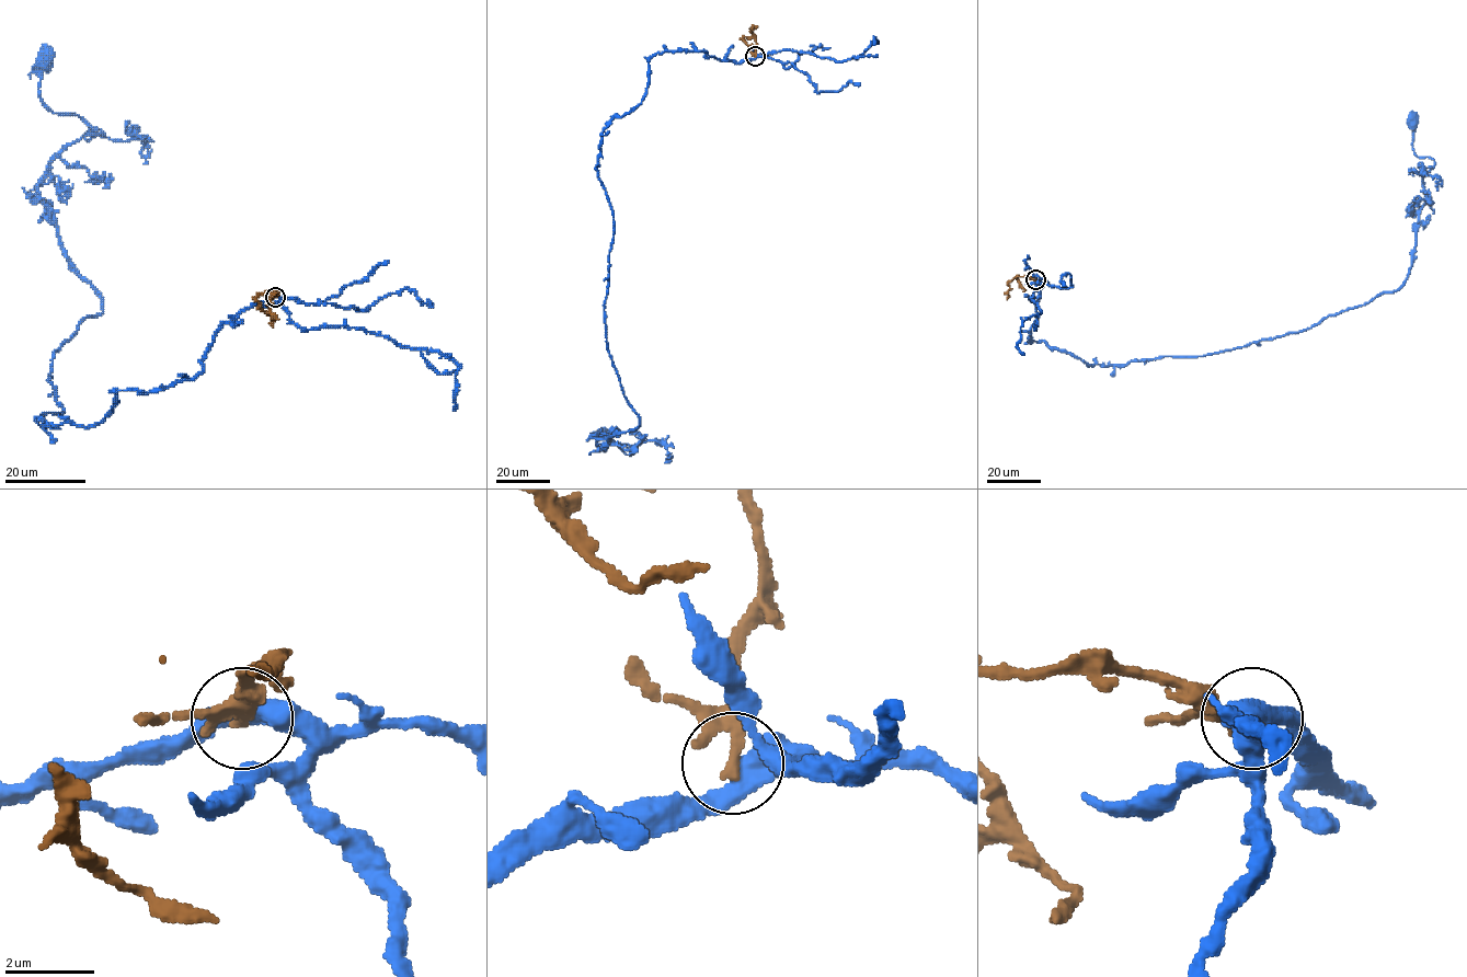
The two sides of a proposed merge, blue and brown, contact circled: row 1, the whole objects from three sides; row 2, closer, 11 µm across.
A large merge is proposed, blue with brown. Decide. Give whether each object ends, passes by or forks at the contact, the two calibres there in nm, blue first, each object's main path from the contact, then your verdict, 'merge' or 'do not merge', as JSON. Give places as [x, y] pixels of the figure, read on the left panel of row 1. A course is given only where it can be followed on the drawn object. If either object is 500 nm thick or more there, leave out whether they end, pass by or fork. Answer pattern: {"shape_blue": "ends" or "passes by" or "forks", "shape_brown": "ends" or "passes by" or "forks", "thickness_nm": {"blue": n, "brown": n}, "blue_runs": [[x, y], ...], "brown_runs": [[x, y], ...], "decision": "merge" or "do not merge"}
{"shape_blue": "passes by", "shape_brown": "ends", "thickness_nm": {"blue": 460, "brown": 280}, "blue_runs": [[275, 297], [194, 377], [43, 425], [53, 354], [102, 311], [38, 191], [96, 129], [42, 100], [46, 58]], "brown_runs": [[275, 297], [277, 294], [273, 292], [258, 297], [259, 307], [273, 315]], "decision": "do not merge"}

